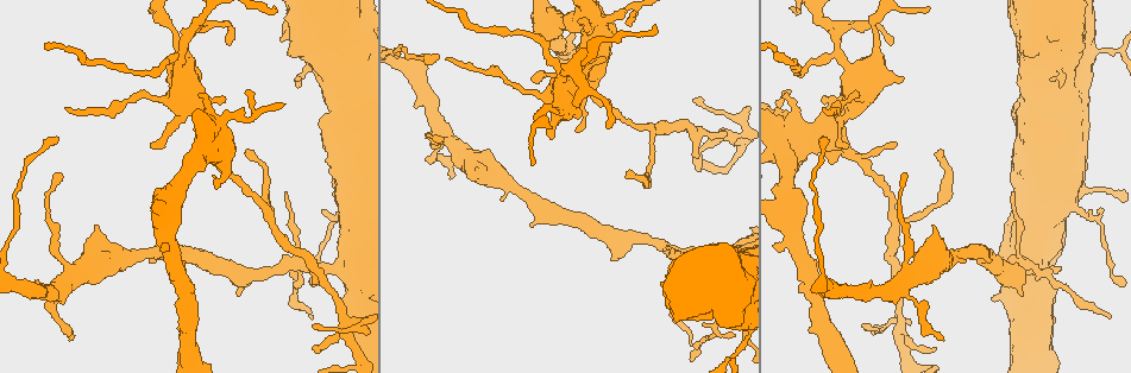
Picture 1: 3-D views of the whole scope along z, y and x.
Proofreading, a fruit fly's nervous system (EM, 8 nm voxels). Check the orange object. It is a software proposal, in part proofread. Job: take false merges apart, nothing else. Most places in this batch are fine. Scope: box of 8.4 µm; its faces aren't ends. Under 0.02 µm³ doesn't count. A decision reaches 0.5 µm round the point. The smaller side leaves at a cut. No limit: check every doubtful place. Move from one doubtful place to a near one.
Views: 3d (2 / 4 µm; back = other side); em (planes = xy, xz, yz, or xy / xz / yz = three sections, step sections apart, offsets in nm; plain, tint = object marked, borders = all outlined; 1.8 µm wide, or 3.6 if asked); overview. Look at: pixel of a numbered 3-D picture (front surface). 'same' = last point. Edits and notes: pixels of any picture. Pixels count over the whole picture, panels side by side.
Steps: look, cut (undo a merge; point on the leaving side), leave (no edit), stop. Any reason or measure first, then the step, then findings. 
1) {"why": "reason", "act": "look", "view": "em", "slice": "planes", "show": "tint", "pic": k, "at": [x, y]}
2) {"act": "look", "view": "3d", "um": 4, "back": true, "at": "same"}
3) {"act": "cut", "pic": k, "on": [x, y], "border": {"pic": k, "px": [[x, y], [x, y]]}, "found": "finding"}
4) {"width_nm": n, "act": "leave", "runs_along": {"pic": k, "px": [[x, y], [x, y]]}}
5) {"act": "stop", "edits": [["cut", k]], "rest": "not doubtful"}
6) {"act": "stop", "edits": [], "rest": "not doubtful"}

{"why": "calibre changes", "act": "look", "view": "3d", "um": 2, "pic": 1, "at": [1085, 214]}

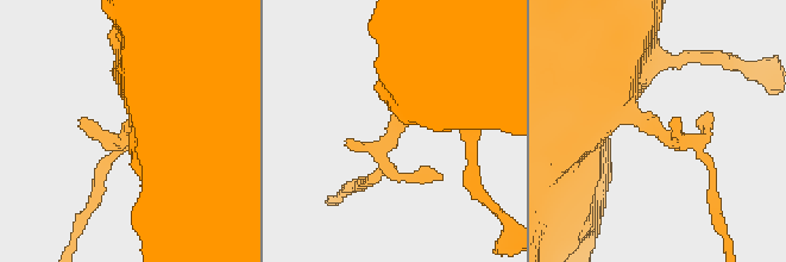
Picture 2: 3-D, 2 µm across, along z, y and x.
{"why": "shape alone is not enough", "act": "look", "view": "em", "slice": "xz", "step": 16, "show": "tint", "pic": 2, "at": [667, 136]}

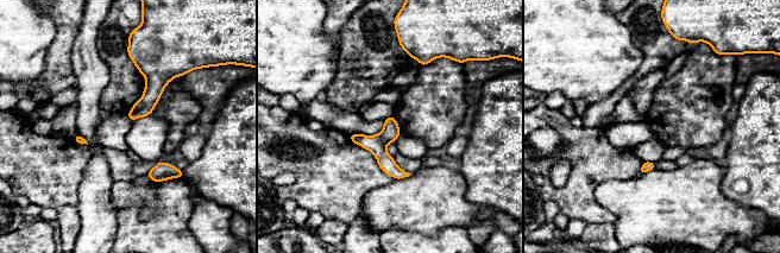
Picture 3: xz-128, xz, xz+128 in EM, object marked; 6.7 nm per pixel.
{"why": "another direction", "act": "look", "view": "em", "slice": "planes", "show": "tint", "at": "same"}

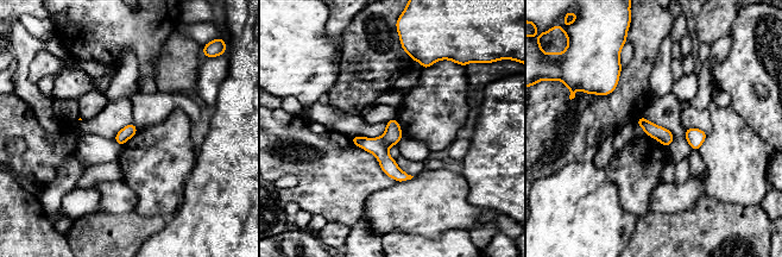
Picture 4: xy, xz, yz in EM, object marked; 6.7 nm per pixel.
{"act": "leave", "runs_along": {"pic": 4, "px": [[355, 139], [370, 144], [405, 177]]}, "found": "continuous, no second neuron"}

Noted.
{"why": "thick turns thin", "act": "look", "view": "em", "slice": "yz", "step": 16, "show": "tint", "pic": 1, "at": [1058, 67]}

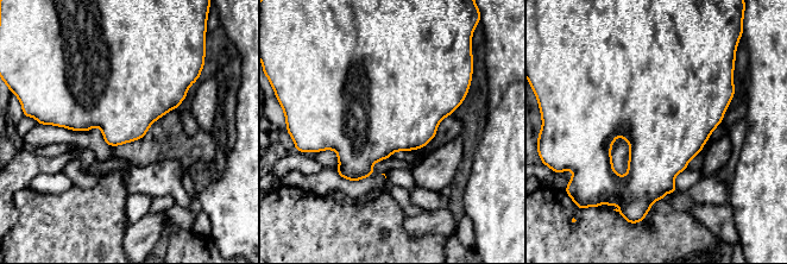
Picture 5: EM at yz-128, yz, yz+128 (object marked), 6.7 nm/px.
{"width_nm": 340, "act": "leave", "found": "all the same neuron"}

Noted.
{"why": "thick turns thin", "act": "look", "view": "em", "slice": "planes", "show": "borders", "pic": 1, "at": [860, 157]}

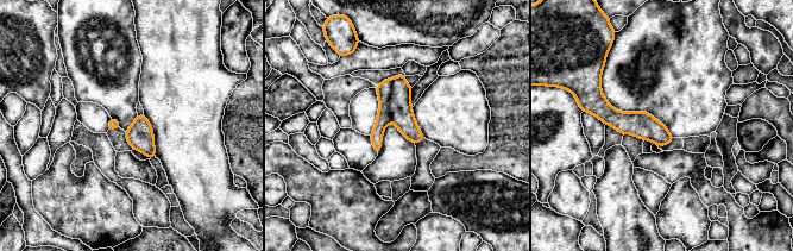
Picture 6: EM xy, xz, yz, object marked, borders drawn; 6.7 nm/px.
{"act": "leave", "runs_along": {"pic": 6, "px": [[595, 108], [668, 138]]}, "found": "all the same neuron"}

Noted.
{"why": "four or more arms meet", "act": "look", "view": "em", "um": 3.6, "slice": "xz", "step": 16, "show": "tint", "pic": 1, "at": [786, 150]}

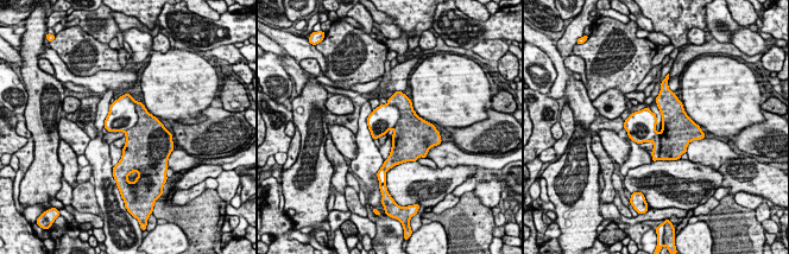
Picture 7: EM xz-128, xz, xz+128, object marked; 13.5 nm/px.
{"act": "cut", "pic": 7, "on": [149, 132], "border": {"pic": 7, "px": [[136, 101], [137, 121], [125, 132]]}, "found": "a second neuron is stuck on"}

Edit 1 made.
{"act": "stop", "edits": [["cut", 7]], "rest": "not doubtful"}

